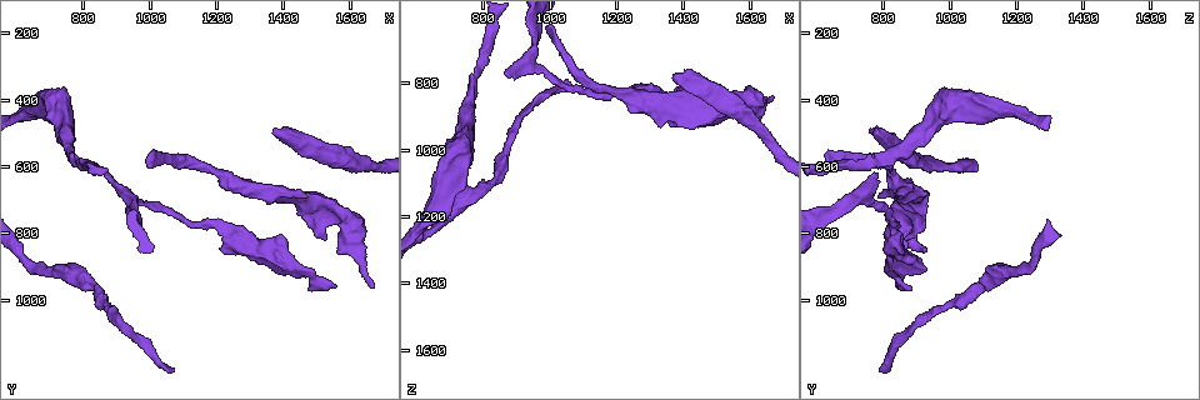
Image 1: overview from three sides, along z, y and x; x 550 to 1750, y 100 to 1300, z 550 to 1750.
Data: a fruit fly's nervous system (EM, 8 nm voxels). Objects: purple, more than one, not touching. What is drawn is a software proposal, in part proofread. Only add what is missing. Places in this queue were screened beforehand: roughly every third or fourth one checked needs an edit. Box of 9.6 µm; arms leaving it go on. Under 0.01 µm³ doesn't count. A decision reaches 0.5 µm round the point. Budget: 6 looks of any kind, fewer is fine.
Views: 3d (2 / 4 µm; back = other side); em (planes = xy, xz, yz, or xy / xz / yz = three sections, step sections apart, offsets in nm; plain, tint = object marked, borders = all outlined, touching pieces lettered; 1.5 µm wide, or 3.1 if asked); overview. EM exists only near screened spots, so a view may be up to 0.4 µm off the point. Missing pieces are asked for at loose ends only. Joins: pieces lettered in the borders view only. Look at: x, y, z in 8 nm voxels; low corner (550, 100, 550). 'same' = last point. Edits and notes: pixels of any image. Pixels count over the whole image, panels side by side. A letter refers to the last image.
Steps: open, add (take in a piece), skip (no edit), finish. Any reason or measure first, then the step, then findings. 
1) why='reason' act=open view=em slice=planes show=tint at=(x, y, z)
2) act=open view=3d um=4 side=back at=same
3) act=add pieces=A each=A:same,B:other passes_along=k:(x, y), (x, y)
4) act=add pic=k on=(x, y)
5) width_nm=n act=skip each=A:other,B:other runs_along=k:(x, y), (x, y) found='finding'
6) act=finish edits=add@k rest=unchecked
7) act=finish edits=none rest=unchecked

why='an open end' act=open view=em slice=planes show=borders at=(1460, 760, 930)

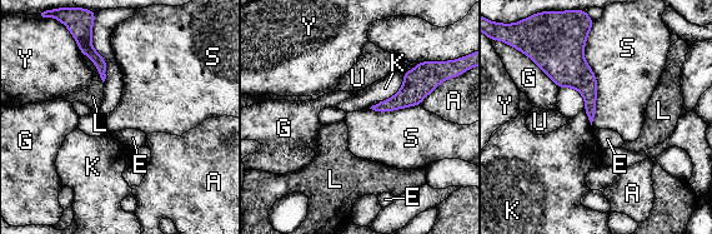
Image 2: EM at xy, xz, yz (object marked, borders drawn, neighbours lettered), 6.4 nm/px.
act=skip each=A:other,E:other,G:other,K:other,L:other,S:other,U:other,Y:other border=2:(588, 31), (592, 124) found='none of them fits'

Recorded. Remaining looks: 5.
why='an open end' act=open view=3d um=4 at=(1370, 490, 790)

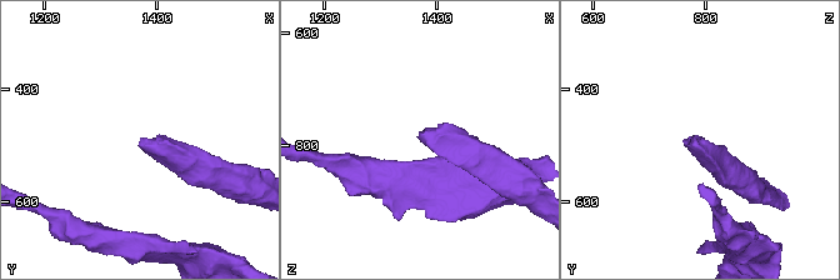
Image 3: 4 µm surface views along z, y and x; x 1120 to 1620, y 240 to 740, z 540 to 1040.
why='now the EM' act=open view=em slice=yz step=4 show=tint at=(1365, 490, 780)

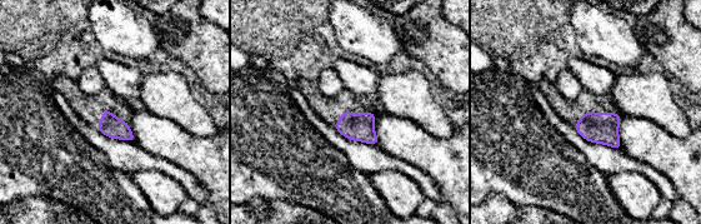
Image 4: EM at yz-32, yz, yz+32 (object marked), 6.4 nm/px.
act=open view=em slice=planes show=borders at=same

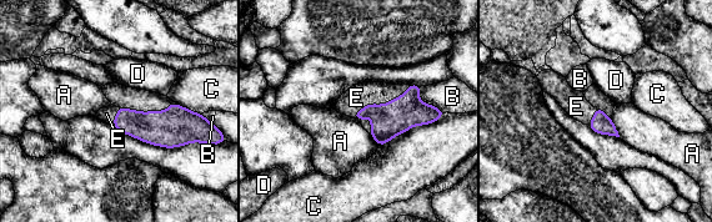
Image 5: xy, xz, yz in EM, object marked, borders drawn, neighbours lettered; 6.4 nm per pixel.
act=add pieces=E each=A:other,B:other,C:other,D:other,E:same passes_along=5:(389, 120), (380, 105), (356, 97) found='it goes on there'

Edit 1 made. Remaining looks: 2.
why='tapers out' act=open view=em slice=xy step=8 show=plain at=(880, 620, 790)

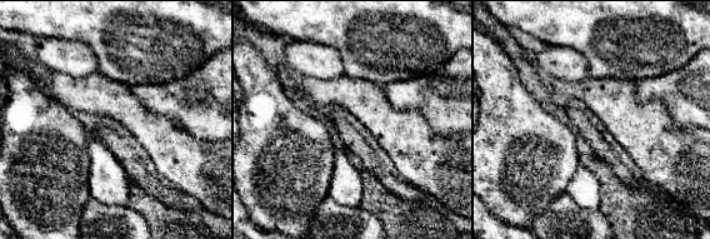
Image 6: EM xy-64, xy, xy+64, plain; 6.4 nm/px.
why='what lies round it' act=open view=em slice=xy step=8 show=borders at=same

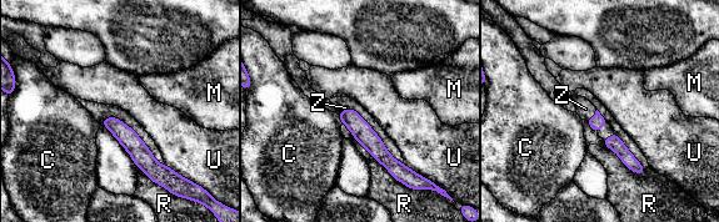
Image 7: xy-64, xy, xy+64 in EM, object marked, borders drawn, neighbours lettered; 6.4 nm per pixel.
width_nm=100 act=add pieces=Z each=C:other,M:other,R:other,U:other,Z:same passes_along=7:(595, 122), (592, 117), (585, 109) found='the neuron continues'

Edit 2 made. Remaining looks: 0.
act=finish edits=add@5,add@7 rest=unchecked

